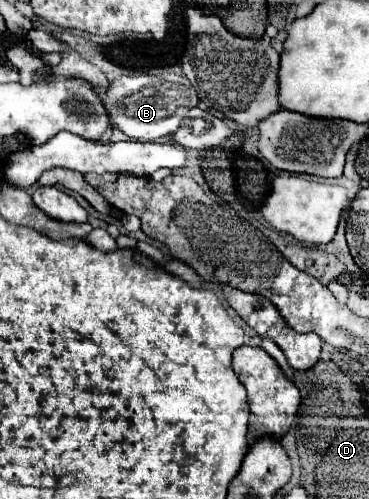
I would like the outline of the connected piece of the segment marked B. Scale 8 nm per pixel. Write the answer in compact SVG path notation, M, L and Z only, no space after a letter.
M182 75L116 77L108 87L94 85L94 91L112 119L110 125L134 141L156 141L158 137L172 135L180 125L180 119L198 105L196 89Z

